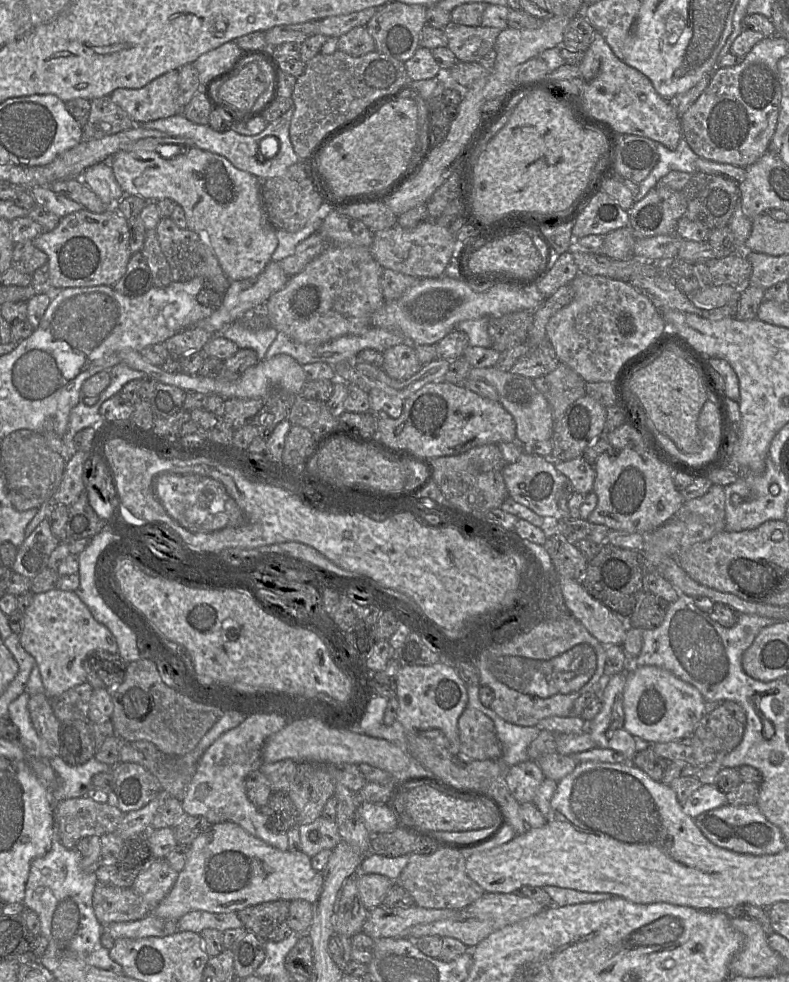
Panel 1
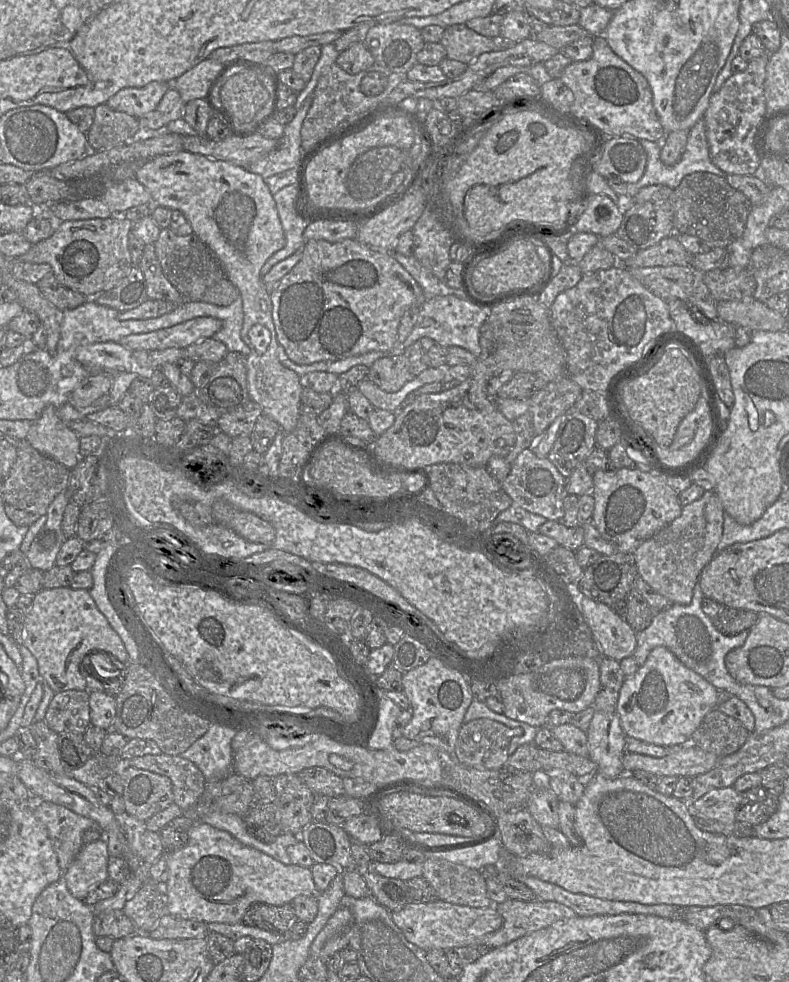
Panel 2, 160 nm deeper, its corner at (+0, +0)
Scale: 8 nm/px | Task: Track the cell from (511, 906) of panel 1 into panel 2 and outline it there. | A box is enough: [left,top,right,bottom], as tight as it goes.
[481,899,578,949]

